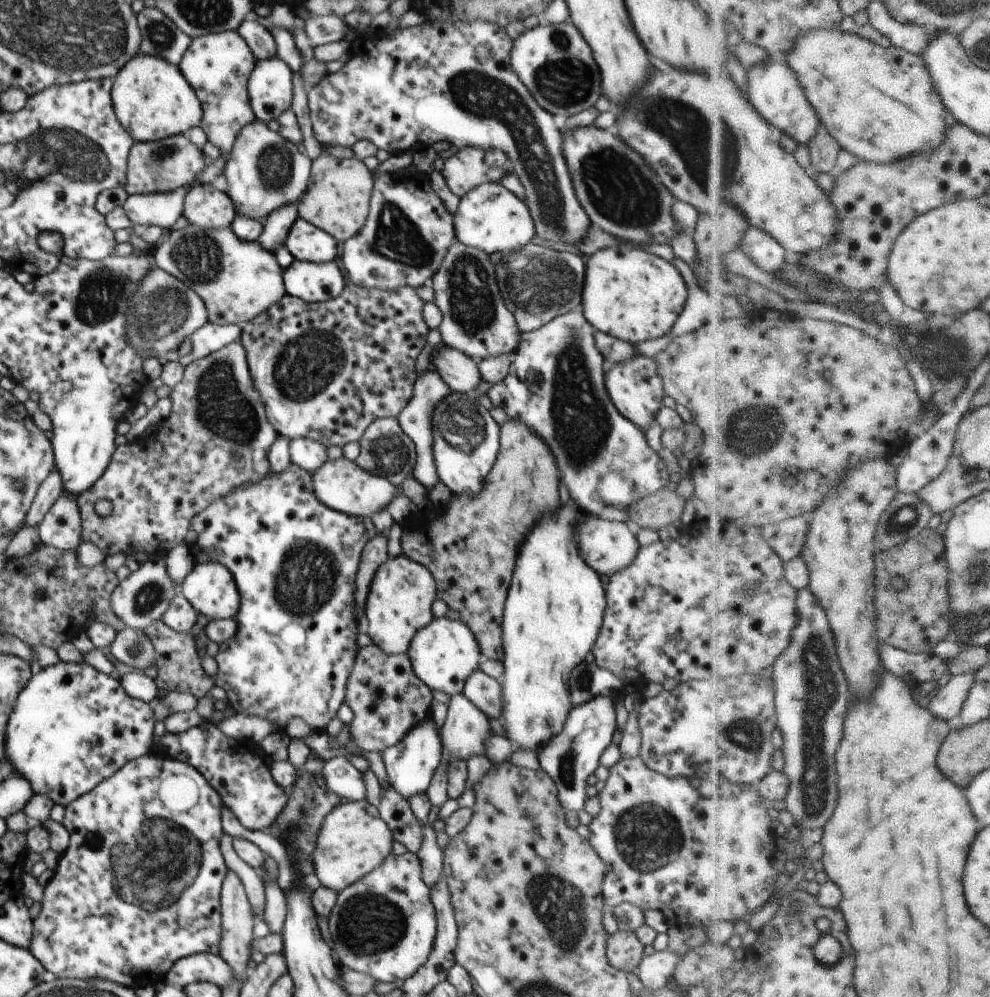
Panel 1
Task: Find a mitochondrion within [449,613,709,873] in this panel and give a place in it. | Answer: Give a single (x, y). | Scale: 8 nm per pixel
(567, 768)

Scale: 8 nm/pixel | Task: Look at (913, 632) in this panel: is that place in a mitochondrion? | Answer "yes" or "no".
no

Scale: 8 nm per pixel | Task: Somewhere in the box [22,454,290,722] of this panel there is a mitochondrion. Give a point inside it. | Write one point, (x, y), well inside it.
(151, 595)

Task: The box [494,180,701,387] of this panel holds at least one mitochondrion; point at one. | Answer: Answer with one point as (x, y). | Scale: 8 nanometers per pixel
(544, 282)

